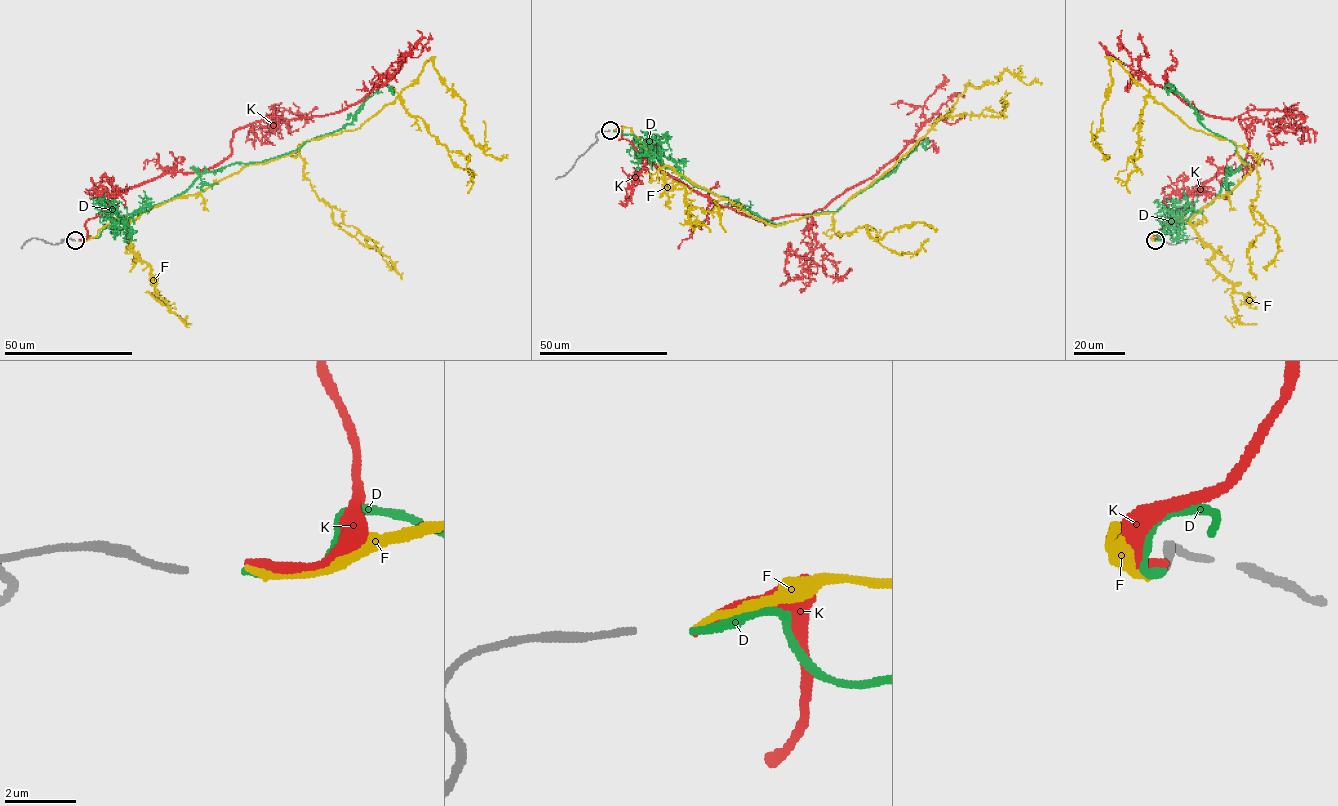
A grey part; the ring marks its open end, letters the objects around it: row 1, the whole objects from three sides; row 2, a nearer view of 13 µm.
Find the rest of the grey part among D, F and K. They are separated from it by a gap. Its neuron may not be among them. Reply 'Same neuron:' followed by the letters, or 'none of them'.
Same neuron: F

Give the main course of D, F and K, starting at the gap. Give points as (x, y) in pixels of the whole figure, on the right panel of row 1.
D: (1155, 240), (1166, 225), (1209, 204), (1229, 174), (1248, 163), (1231, 141), (1201, 123), (1170, 83), (1168, 94)
F: (1155, 240), (1177, 217), (1189, 223), (1250, 168), (1236, 145), (1189, 128), (1111, 59), (1094, 138), (1109, 154)
K: (1155, 239), (1189, 192), (1240, 166), (1249, 139), (1238, 117), (1210, 116), (1155, 85), (1139, 33)

